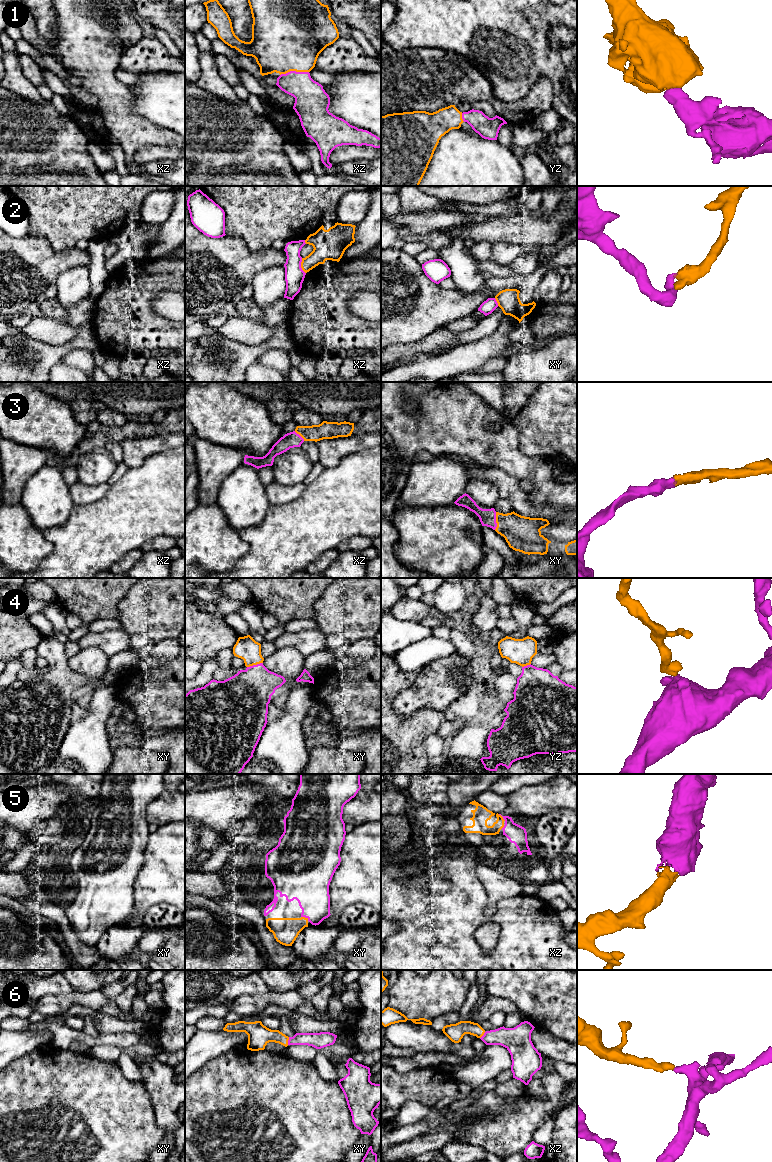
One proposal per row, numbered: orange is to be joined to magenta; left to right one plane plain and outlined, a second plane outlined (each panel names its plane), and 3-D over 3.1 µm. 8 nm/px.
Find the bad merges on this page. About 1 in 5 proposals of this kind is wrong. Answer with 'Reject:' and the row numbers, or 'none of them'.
Reject: 2

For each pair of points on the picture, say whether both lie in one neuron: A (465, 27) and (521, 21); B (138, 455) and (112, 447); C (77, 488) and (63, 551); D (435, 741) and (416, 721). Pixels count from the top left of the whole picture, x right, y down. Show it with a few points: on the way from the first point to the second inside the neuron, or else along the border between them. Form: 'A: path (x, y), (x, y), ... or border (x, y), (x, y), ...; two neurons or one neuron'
A: path (479, 24), (505, 24), (507, 22); one neuron
B: border (119, 442), (122, 448), (123, 461); two neurons
C: border (98, 499), (86, 504), (75, 505); two neurons
D: border (436, 733), (424, 740), (424, 751), (429, 756); two neurons

